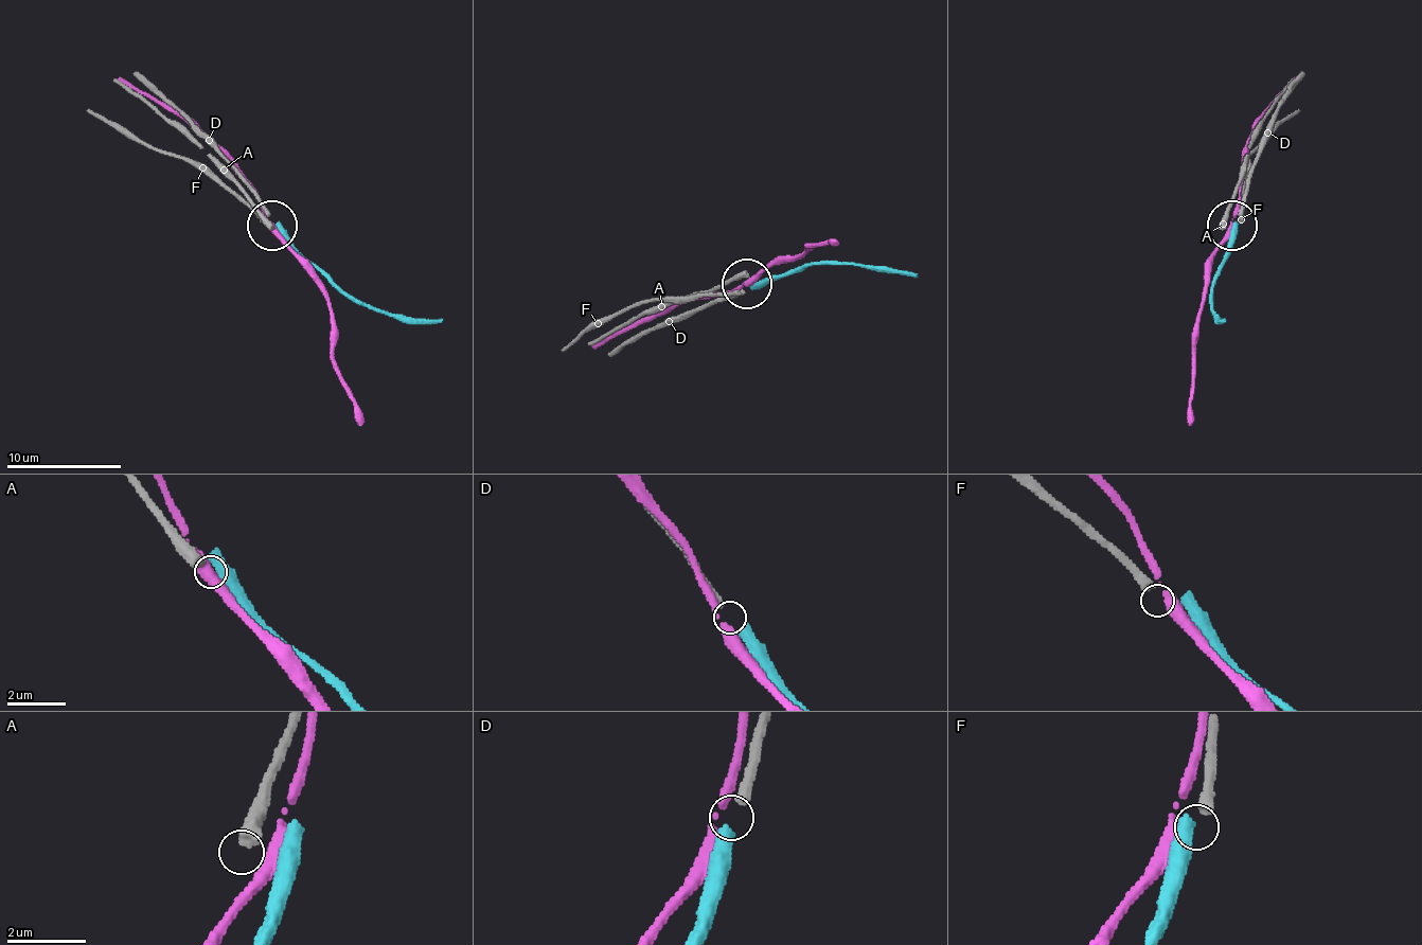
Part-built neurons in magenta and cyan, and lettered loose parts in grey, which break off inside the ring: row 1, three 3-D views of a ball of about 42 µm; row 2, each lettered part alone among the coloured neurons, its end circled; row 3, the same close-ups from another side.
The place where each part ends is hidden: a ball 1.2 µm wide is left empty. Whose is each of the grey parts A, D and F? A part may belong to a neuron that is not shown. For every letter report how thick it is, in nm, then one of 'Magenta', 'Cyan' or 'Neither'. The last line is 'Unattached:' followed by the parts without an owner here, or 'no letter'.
A: Thickness 420 nm. Neither
D: Thickness 260 nm. Cyan
F: Thickness 320 nm. Neither
Unattached: A, F

